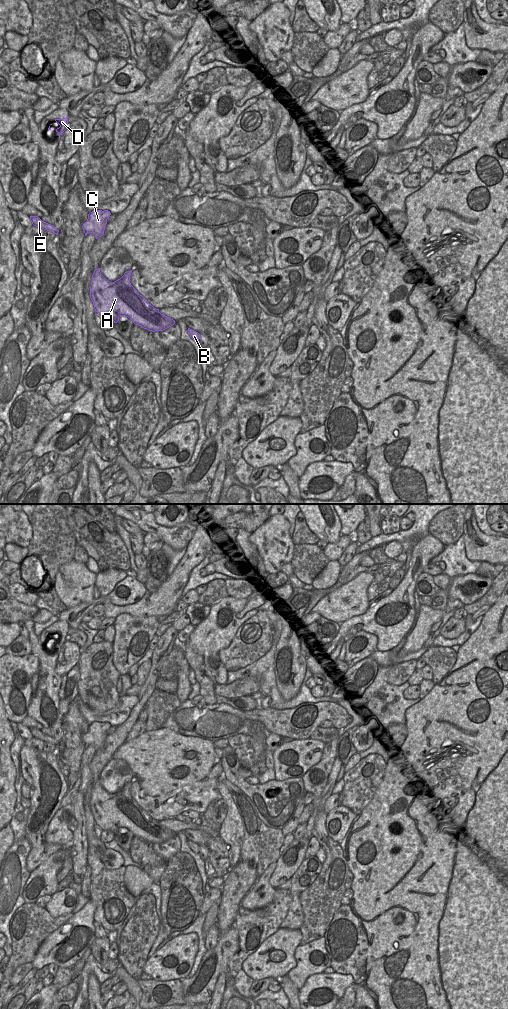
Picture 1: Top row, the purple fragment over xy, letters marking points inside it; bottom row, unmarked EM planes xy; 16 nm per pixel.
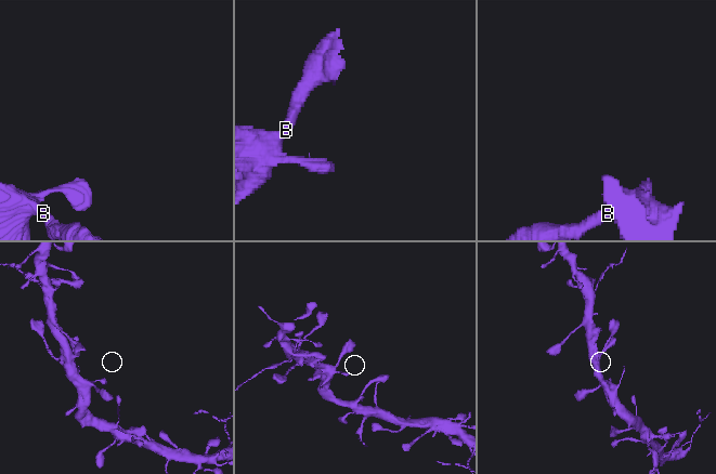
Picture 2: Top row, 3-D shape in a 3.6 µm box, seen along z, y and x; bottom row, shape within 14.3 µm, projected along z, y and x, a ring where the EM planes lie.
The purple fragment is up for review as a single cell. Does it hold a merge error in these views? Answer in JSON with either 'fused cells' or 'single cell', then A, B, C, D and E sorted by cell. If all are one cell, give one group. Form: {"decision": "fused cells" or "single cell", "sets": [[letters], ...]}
{"decision": "single cell", "sets": [["A", "B", "C", "D", "E"]]}

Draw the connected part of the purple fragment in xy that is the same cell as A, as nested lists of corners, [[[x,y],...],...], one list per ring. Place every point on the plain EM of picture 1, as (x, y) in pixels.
[[[96,781],[92,787],[90,810],[95,823],[102,831],[111,831],[114,835],[120,828],[126,828],[135,837],[149,843],[163,843],[175,836],[175,833],[159,824],[140,807],[130,795],[132,782],[114,793],[108,793]]]

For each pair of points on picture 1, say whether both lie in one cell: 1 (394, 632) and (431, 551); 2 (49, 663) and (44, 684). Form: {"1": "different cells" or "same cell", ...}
{"1": "same cell", "2": "same cell"}

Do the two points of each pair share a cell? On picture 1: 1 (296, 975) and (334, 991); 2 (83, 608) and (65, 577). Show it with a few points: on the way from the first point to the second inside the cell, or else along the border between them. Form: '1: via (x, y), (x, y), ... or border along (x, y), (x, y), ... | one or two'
1: border along (322, 972), (311, 974), (299, 990) | two
2: border along (94, 599), (90, 602), (80, 602), (67, 609) | two

